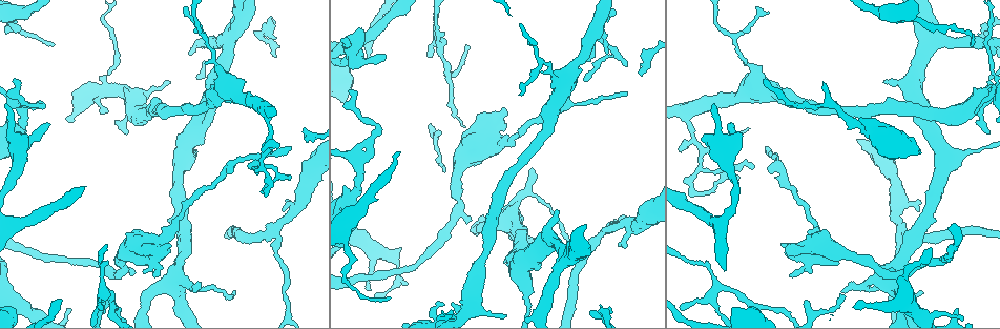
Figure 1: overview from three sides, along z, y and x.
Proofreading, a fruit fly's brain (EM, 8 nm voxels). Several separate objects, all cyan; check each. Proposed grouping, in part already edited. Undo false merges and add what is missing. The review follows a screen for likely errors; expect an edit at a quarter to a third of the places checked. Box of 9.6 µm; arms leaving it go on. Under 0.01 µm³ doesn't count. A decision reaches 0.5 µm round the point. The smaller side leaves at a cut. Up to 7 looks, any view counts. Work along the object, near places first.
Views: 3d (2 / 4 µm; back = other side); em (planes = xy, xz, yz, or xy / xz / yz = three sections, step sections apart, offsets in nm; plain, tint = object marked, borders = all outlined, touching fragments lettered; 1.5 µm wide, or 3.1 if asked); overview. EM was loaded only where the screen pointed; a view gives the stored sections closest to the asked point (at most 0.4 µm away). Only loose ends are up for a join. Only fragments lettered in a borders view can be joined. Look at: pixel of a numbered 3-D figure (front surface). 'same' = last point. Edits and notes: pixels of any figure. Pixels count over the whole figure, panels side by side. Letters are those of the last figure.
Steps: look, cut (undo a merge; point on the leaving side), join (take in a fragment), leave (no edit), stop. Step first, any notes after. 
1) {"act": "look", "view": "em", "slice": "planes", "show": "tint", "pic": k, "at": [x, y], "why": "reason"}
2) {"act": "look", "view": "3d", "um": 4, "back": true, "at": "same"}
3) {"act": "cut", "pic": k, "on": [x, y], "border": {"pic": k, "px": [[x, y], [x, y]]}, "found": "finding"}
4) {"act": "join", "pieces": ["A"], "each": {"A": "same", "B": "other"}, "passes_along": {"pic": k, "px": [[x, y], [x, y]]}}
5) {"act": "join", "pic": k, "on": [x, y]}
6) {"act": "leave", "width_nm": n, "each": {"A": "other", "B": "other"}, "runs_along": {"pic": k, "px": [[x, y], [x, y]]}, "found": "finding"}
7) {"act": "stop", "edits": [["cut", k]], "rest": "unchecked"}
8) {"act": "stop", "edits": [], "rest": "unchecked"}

{"act": "look", "view": "3d", "um": 2, "pic": 1, "at": [607, 50]}

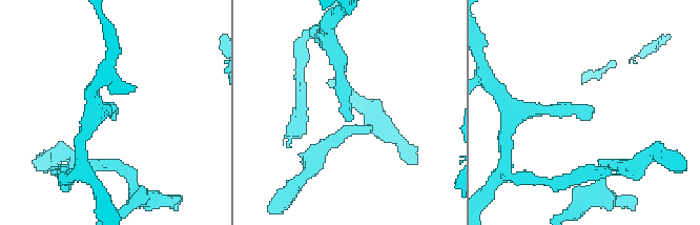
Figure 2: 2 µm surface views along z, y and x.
{"act": "look", "view": "em", "slice": "xy", "step": 4, "show": "borders", "pic": 2, "at": [350, 118], "why": "now the EM"}

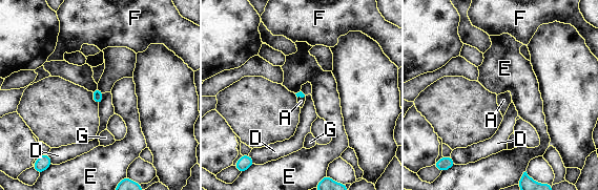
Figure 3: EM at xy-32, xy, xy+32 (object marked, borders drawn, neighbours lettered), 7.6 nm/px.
{"act": "look", "view": "em", "slice": "planes", "show": "borders", "at": "same"}

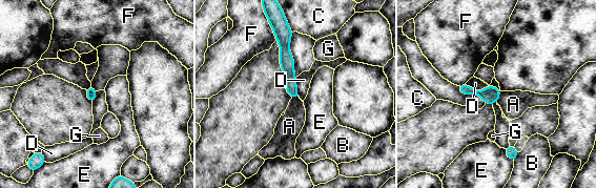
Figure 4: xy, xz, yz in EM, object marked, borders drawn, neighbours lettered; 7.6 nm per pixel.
{"act": "leave", "each": {"A": "other", "B": "other", "C": "other", "D": "other", "E": "other", "F": "other", "G": "other"}, "border": {"pic": 4, "px": [[501, 91], [496, 102]]}, "found": "no lettered fragment goes on from it"}

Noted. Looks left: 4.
{"act": "look", "view": "em", "slice": "planes", "show": "borders", "pic": 1, "at": [383, 55], "why": "an open end"}

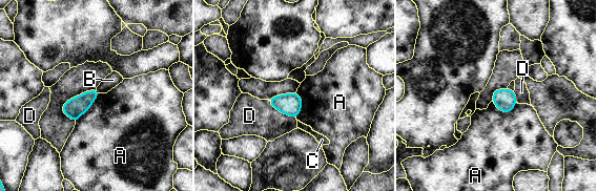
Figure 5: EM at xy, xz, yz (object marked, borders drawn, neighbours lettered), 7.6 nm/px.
{"act": "leave", "width_nm": 150, "each": {"A": "other", "B": "other", "C": "other", "D": "other"}, "found": "no lettered fragment goes on from it"}

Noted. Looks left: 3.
{"act": "look", "view": "3d", "um": 4, "pic": 1, "at": [841, 292], "why": "an open end"}

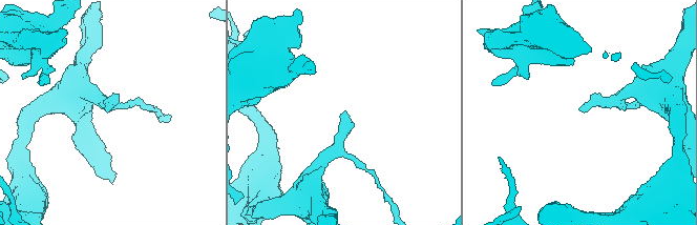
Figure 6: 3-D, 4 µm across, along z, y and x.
{"act": "look", "view": "em", "slice": "yz", "step": 8, "show": "borders", "pic": 6, "at": [112, 107], "why": "need the tissue"}

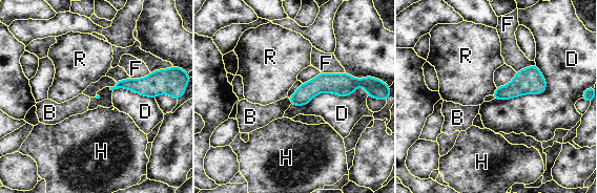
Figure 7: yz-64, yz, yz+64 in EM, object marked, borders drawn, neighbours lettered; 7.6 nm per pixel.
{"act": "join", "pieces": ["B"], "longest_contact_nm": ["D", 600], "each": {"B": "same", "D": "other", "F": "other", "H": "other", "R": "other"}, "passes_along": {"pic": 7, "px": [[306, 91], [289, 101], [261, 115]]}, "found": "it goes on there"}

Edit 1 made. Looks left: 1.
{"act": "stop", "edits": [["join", 7]], "rest": "unchecked"}

